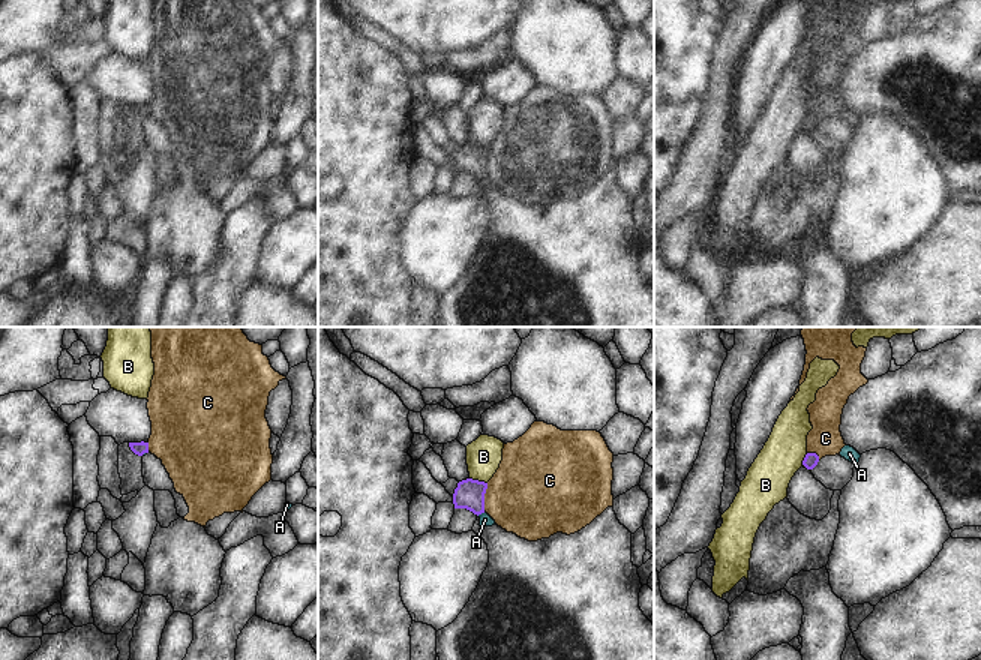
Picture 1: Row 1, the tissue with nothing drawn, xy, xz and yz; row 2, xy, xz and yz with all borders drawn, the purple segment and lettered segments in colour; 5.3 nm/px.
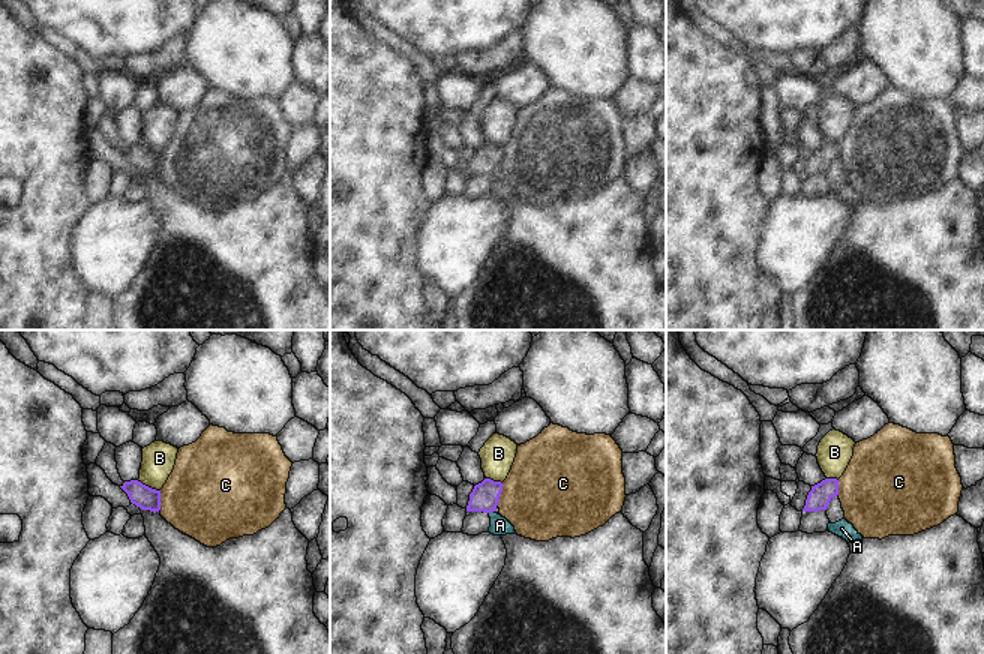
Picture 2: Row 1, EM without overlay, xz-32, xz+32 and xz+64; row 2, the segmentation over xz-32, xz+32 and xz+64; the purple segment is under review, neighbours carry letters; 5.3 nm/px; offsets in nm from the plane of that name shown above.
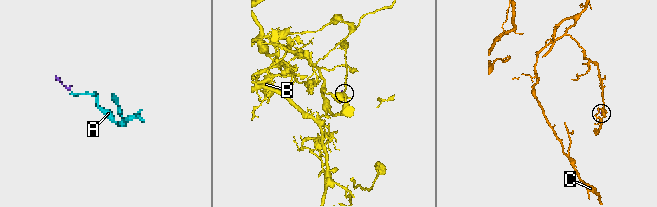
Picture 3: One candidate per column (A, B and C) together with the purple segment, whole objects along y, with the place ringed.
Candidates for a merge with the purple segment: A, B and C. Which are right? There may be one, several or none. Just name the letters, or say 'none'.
A

